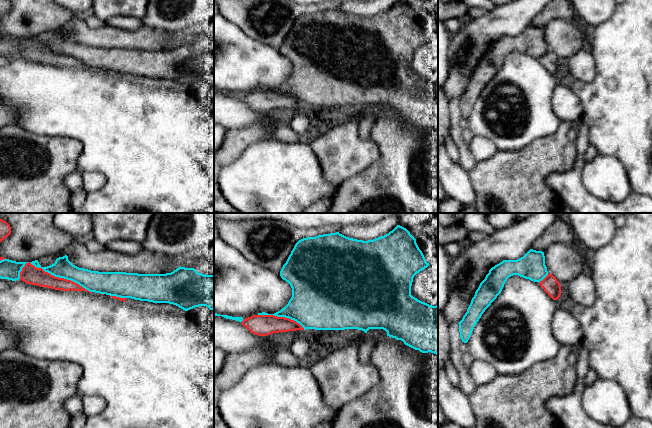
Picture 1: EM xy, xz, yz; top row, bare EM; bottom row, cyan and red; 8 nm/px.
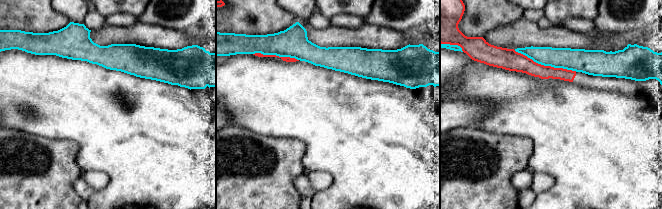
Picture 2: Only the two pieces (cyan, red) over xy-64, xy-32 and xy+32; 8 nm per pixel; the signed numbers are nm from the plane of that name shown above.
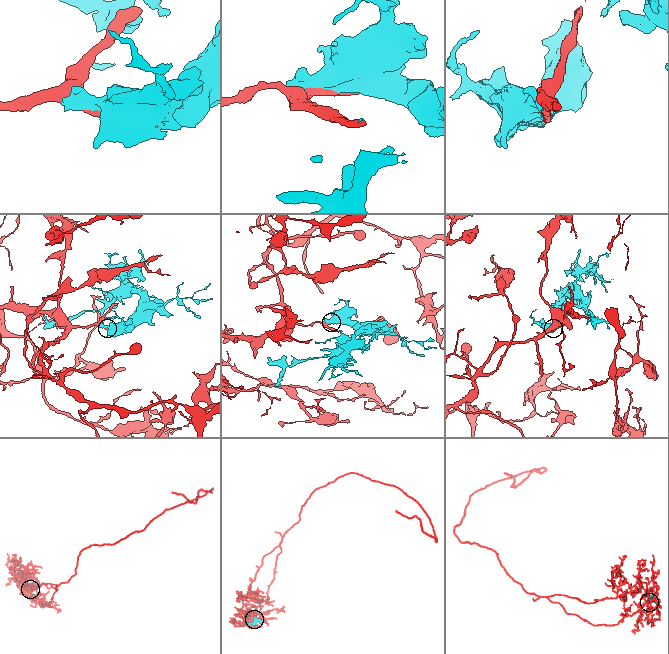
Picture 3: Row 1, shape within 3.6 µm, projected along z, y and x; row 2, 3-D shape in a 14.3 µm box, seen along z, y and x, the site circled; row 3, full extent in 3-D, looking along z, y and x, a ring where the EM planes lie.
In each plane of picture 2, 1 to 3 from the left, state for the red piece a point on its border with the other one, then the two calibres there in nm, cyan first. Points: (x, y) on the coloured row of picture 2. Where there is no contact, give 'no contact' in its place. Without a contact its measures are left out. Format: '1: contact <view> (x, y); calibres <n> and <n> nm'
1: no contact
2: contact xy-32 (276, 55); calibres 240 and 50 nm
3: contact xy+32 (545, 65); calibres 180 and 150 nm

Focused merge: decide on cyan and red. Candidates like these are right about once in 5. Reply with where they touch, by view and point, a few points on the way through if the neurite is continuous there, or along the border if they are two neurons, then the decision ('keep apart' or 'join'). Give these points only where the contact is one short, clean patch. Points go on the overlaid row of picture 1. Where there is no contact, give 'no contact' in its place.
xy (54, 275) | keep apart

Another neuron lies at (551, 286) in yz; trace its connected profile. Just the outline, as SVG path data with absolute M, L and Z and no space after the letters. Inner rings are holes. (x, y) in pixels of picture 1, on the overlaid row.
M548 273L539 284L553 300L557 300L560 297L561 285L552 274Z

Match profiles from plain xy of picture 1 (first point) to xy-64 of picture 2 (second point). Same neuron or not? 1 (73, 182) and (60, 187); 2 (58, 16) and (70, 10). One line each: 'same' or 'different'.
1: different
2: different

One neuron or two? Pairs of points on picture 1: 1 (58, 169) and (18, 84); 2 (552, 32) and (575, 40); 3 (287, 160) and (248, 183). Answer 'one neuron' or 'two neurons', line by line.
1: two neurons
2: one neuron
3: one neuron

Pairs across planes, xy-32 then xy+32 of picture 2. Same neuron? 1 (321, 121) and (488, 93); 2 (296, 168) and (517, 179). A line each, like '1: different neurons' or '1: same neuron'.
1: same neuron
2: different neurons

